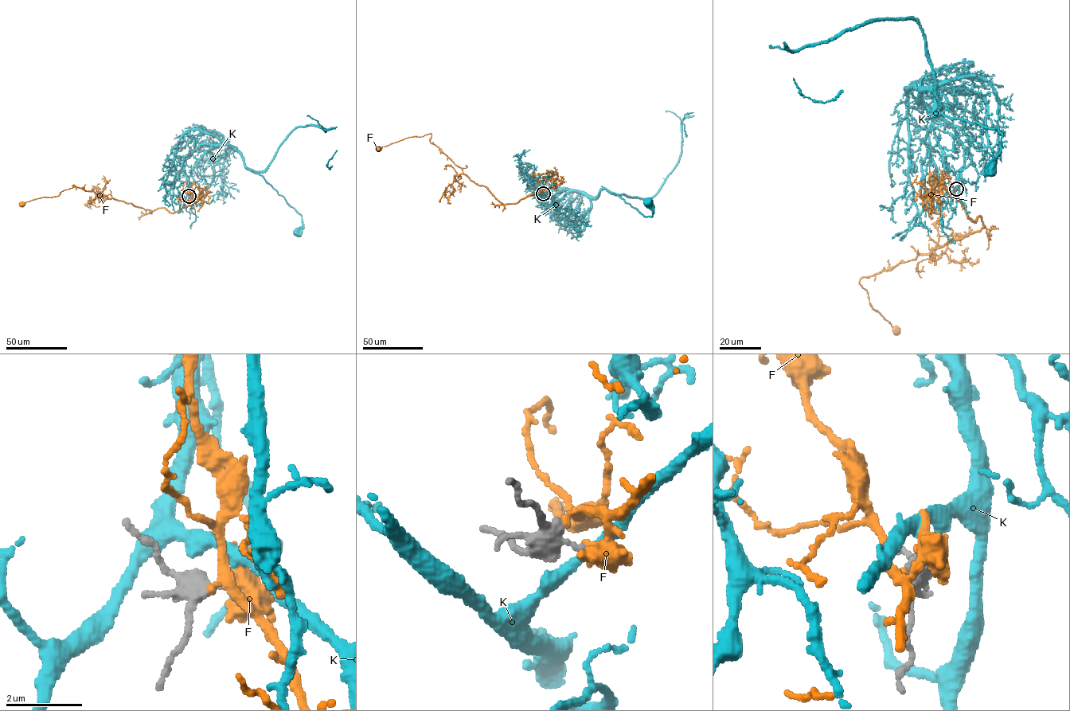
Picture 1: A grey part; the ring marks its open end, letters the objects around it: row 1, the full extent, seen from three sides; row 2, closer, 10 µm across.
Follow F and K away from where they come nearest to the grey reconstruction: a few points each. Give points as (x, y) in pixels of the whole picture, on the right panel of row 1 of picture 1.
F: (955, 188), (955, 196), (969, 218), (975, 222), (981, 216), (984, 228), (859, 282), (873, 310), (896, 328)
K: (955, 188), (962, 142), (923, 102), (922, 89), (934, 93), (931, 114), (997, 128), (1001, 152), (991, 168)

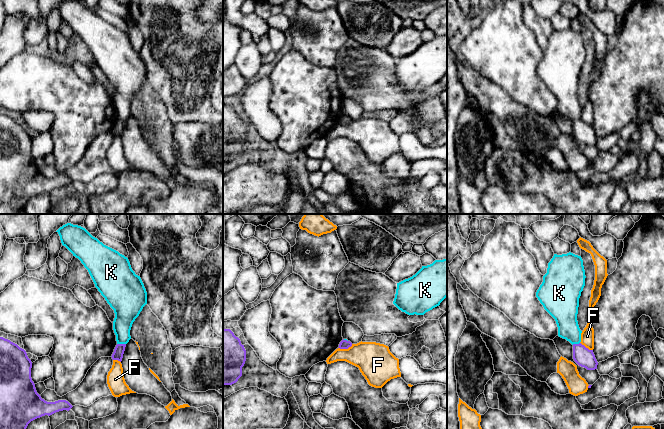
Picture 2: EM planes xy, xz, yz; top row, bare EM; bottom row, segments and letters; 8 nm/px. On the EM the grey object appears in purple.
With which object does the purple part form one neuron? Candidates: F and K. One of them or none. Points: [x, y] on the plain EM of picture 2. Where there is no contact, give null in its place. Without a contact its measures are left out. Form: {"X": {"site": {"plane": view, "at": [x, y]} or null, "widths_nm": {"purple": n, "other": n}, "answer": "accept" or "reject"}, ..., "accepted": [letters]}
{"F": {"site": {"plane": "xz", "at": [345, 124]}, "widths_nm": {"purple": 80, "other": 280}, "answer": "reject"}, "K": {"site": {"plane": "xy", "at": [121, 120]}, "widths_nm": {"purple": 80, "other": 180}, "answer": "reject"}, "accepted": []}

